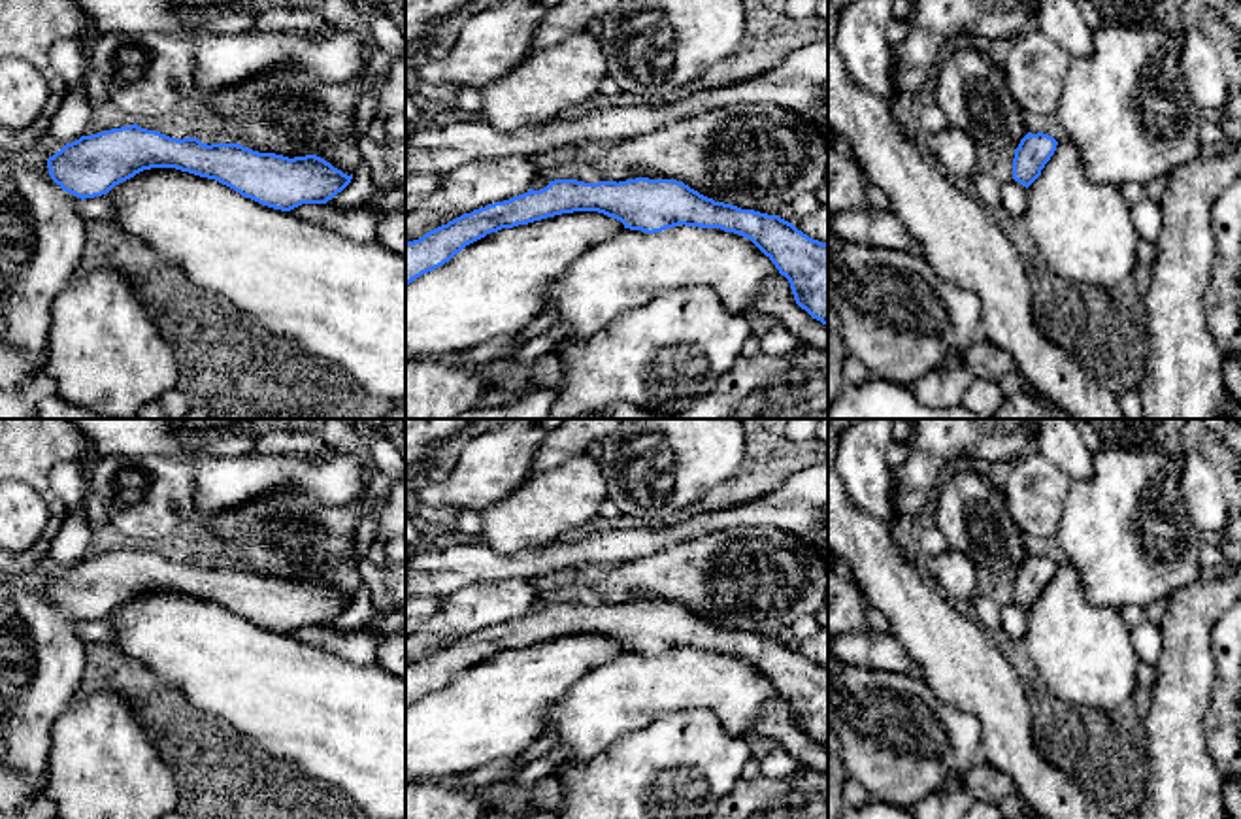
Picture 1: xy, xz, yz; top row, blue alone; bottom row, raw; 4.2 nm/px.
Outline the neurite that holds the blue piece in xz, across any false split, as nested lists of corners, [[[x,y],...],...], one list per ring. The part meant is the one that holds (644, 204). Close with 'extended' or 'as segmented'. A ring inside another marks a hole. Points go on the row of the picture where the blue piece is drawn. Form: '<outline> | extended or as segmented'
[[[554,179],[545,189],[473,209],[405,242],[405,287],[490,232],[573,211],[598,211],[647,234],[679,225],[739,234],[788,279],[796,304],[828,326],[828,243],[779,215],[715,202],[675,179]]] | as segmented

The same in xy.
[[[136,123],[66,143],[47,159],[51,179],[85,200],[151,168],[175,168],[215,179],[262,206],[290,211],[302,204],[326,204],[353,179],[317,155],[283,157],[240,143],[202,143],[170,138]]] | as segmented

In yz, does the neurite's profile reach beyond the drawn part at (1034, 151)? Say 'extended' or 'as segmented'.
as segmented

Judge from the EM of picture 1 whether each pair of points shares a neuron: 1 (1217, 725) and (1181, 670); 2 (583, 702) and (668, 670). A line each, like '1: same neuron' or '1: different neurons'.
1: different neurons
2: same neuron

